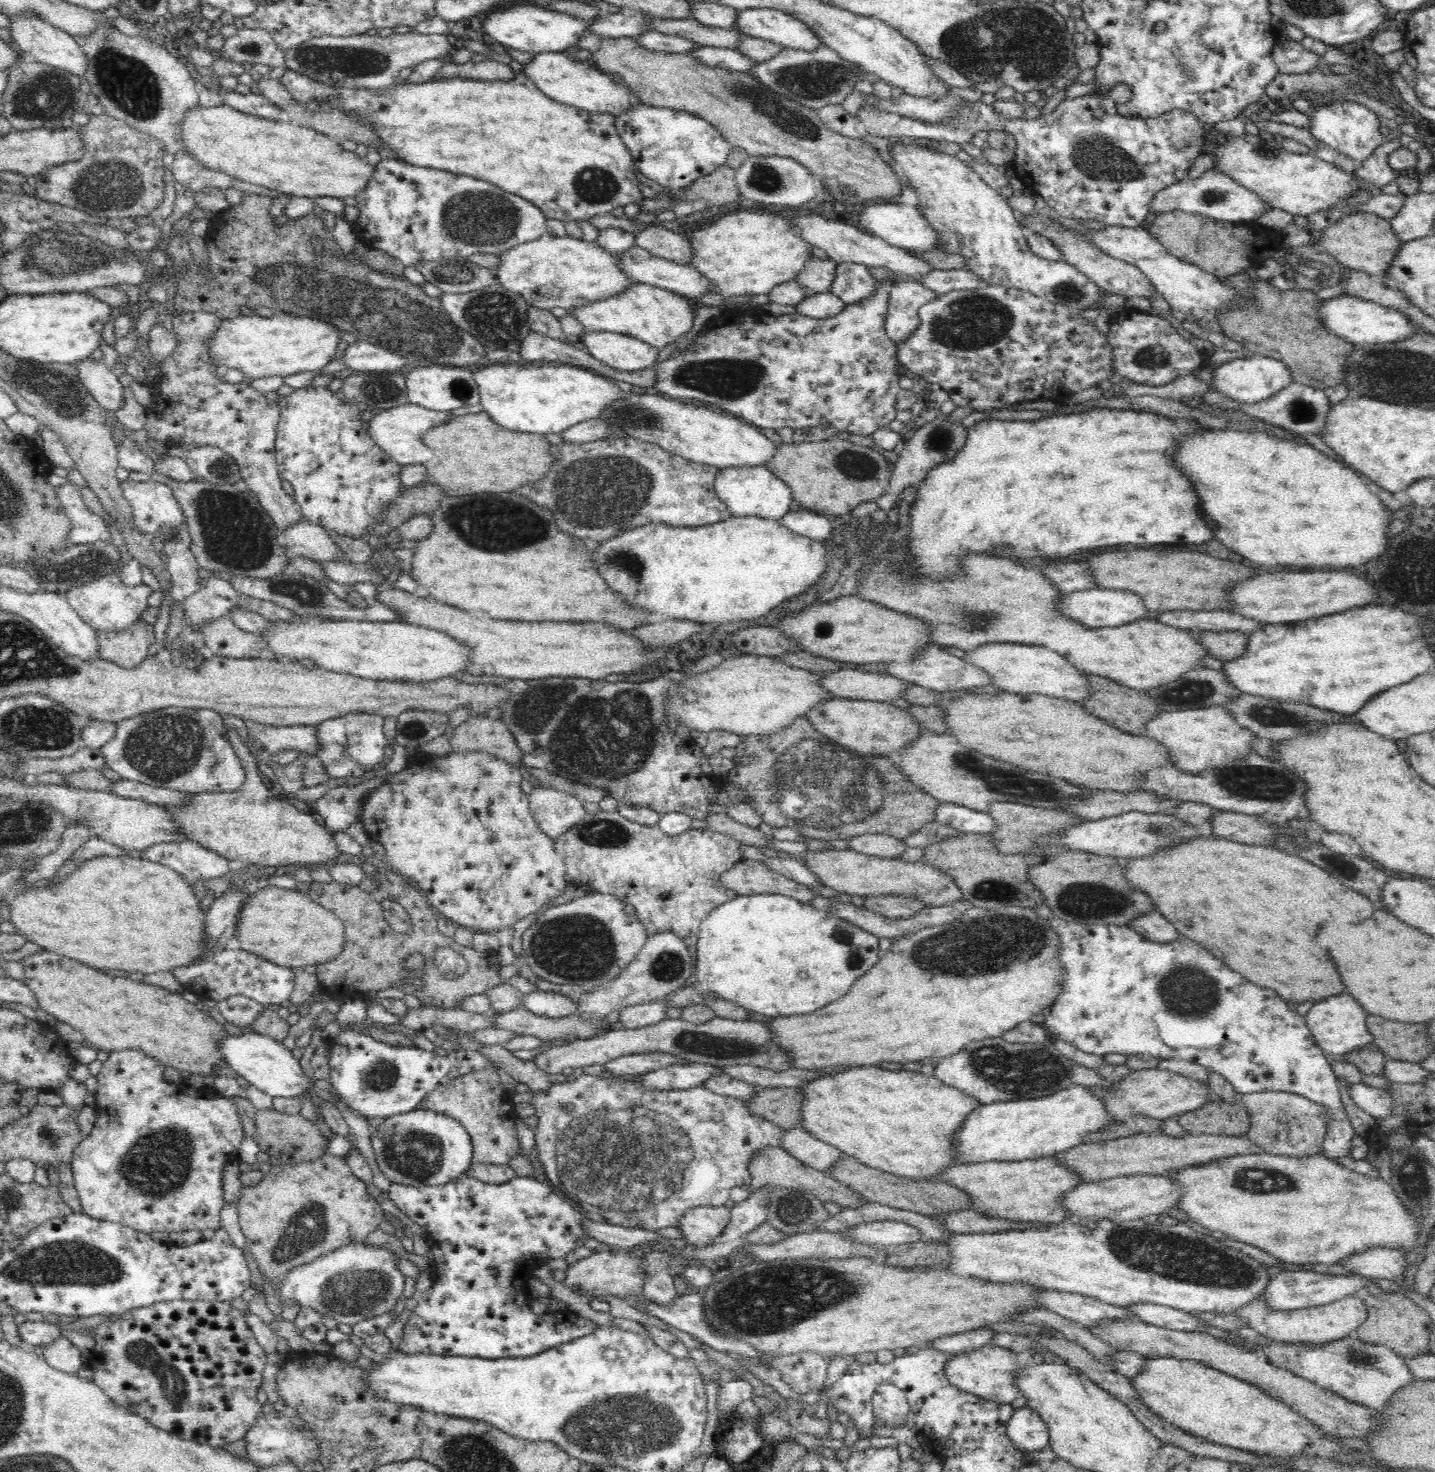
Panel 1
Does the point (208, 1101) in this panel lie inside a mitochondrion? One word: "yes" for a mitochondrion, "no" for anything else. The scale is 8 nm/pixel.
no

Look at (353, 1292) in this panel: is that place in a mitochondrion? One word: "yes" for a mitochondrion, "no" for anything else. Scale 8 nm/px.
yes

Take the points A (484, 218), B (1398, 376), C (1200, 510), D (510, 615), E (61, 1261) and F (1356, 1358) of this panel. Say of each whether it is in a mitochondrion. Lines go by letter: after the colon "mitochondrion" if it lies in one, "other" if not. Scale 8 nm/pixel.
A: mitochondrion
B: mitochondrion
C: other
D: other
E: mitochondrion
F: mitochondrion

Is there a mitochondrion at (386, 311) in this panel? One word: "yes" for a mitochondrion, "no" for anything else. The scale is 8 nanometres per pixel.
yes

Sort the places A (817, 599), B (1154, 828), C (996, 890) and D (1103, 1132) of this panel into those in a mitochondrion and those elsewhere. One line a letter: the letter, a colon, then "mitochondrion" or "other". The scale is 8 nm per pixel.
A: other
B: mitochondrion
C: mitochondrion
D: mitochondrion

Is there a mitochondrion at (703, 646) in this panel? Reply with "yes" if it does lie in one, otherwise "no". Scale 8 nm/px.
no

